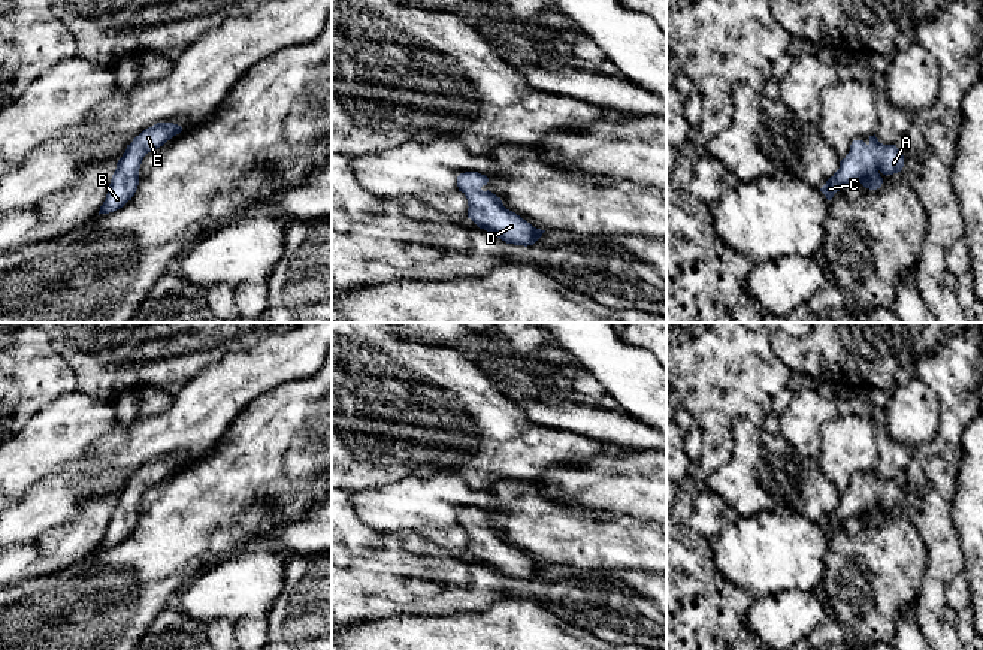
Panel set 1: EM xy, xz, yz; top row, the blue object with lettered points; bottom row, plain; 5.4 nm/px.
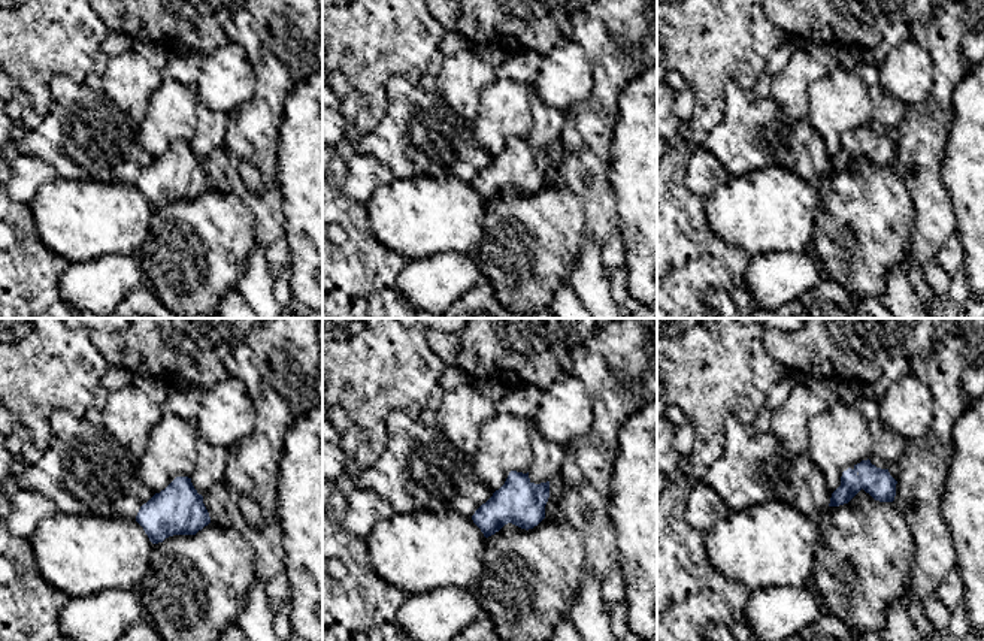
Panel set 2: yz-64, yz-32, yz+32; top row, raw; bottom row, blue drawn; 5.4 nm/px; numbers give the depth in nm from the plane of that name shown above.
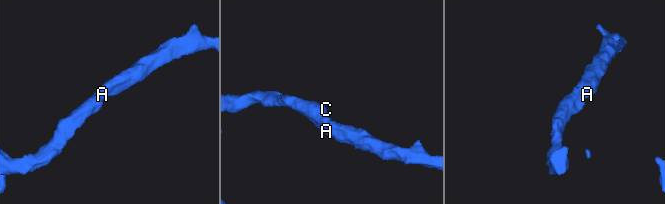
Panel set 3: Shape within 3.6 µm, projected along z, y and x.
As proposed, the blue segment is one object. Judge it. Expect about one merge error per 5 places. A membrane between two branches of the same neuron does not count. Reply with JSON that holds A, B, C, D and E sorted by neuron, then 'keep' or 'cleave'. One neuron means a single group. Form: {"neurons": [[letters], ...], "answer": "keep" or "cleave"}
{"neurons": [["A", "B", "C", "D", "E"]], "answer": "keep"}

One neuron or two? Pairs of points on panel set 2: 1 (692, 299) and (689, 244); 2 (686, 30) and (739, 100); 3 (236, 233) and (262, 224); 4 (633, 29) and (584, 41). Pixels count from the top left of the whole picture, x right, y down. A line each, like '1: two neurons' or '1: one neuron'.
1: one neuron
2: two neurons
3: two neurons
4: one neuron

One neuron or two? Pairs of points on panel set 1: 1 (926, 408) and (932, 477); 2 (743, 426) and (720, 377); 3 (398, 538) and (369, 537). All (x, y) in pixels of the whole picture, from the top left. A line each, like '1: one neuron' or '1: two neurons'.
1: two neurons
2: two neurons
3: two neurons

